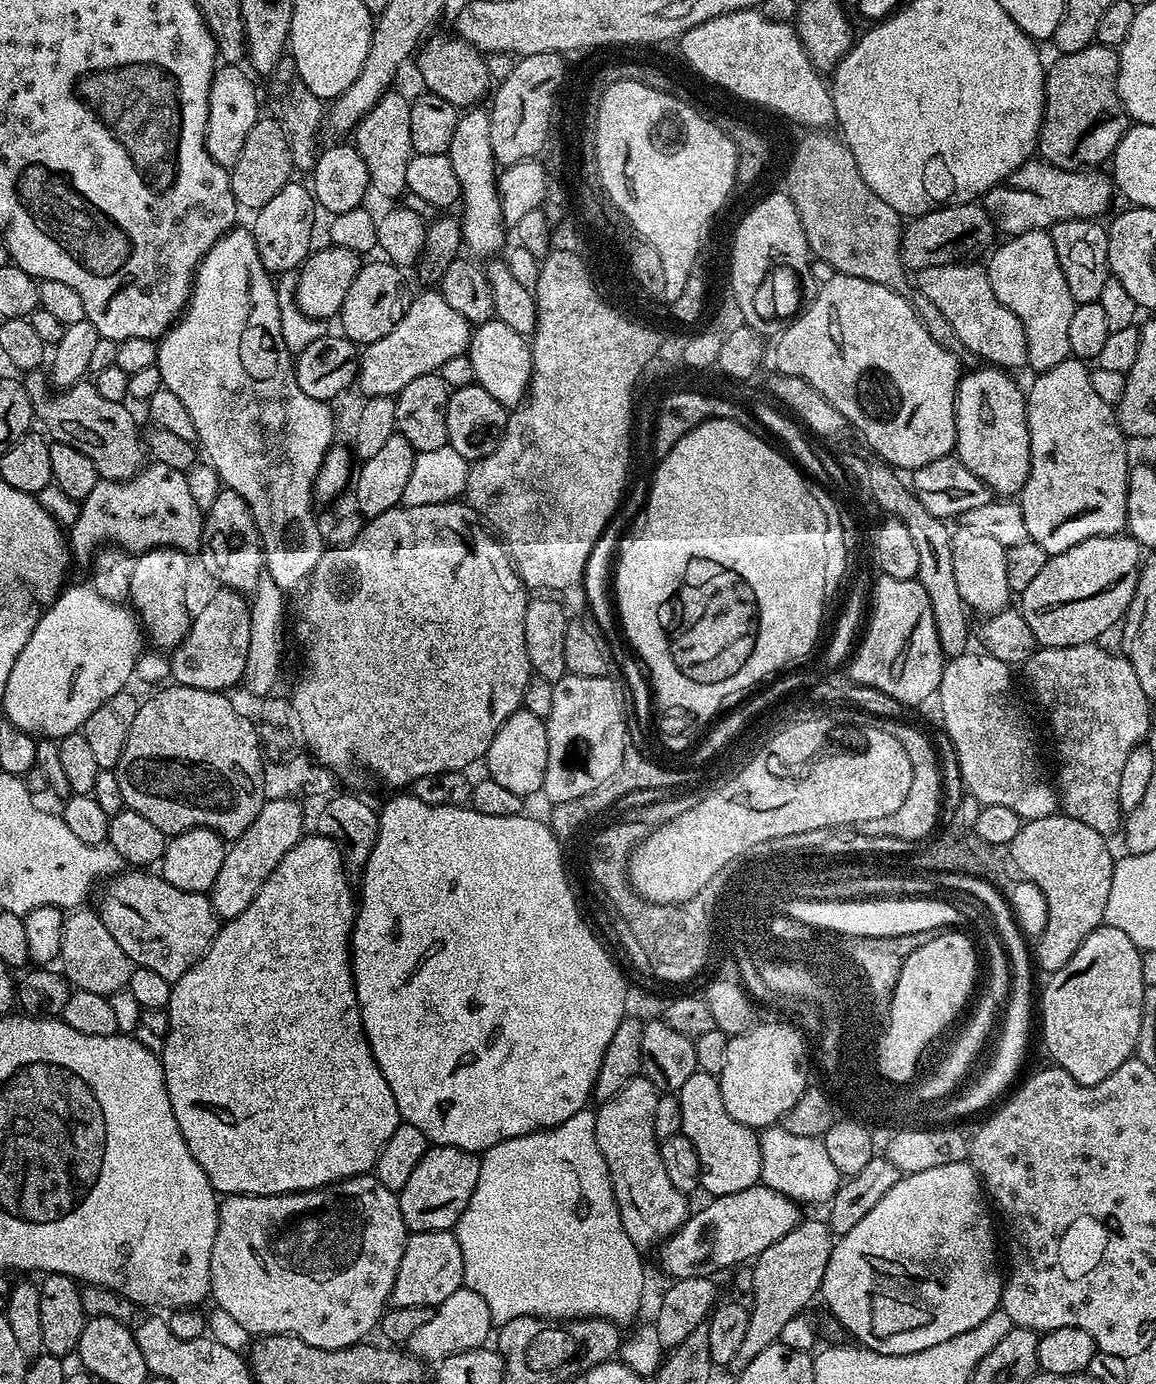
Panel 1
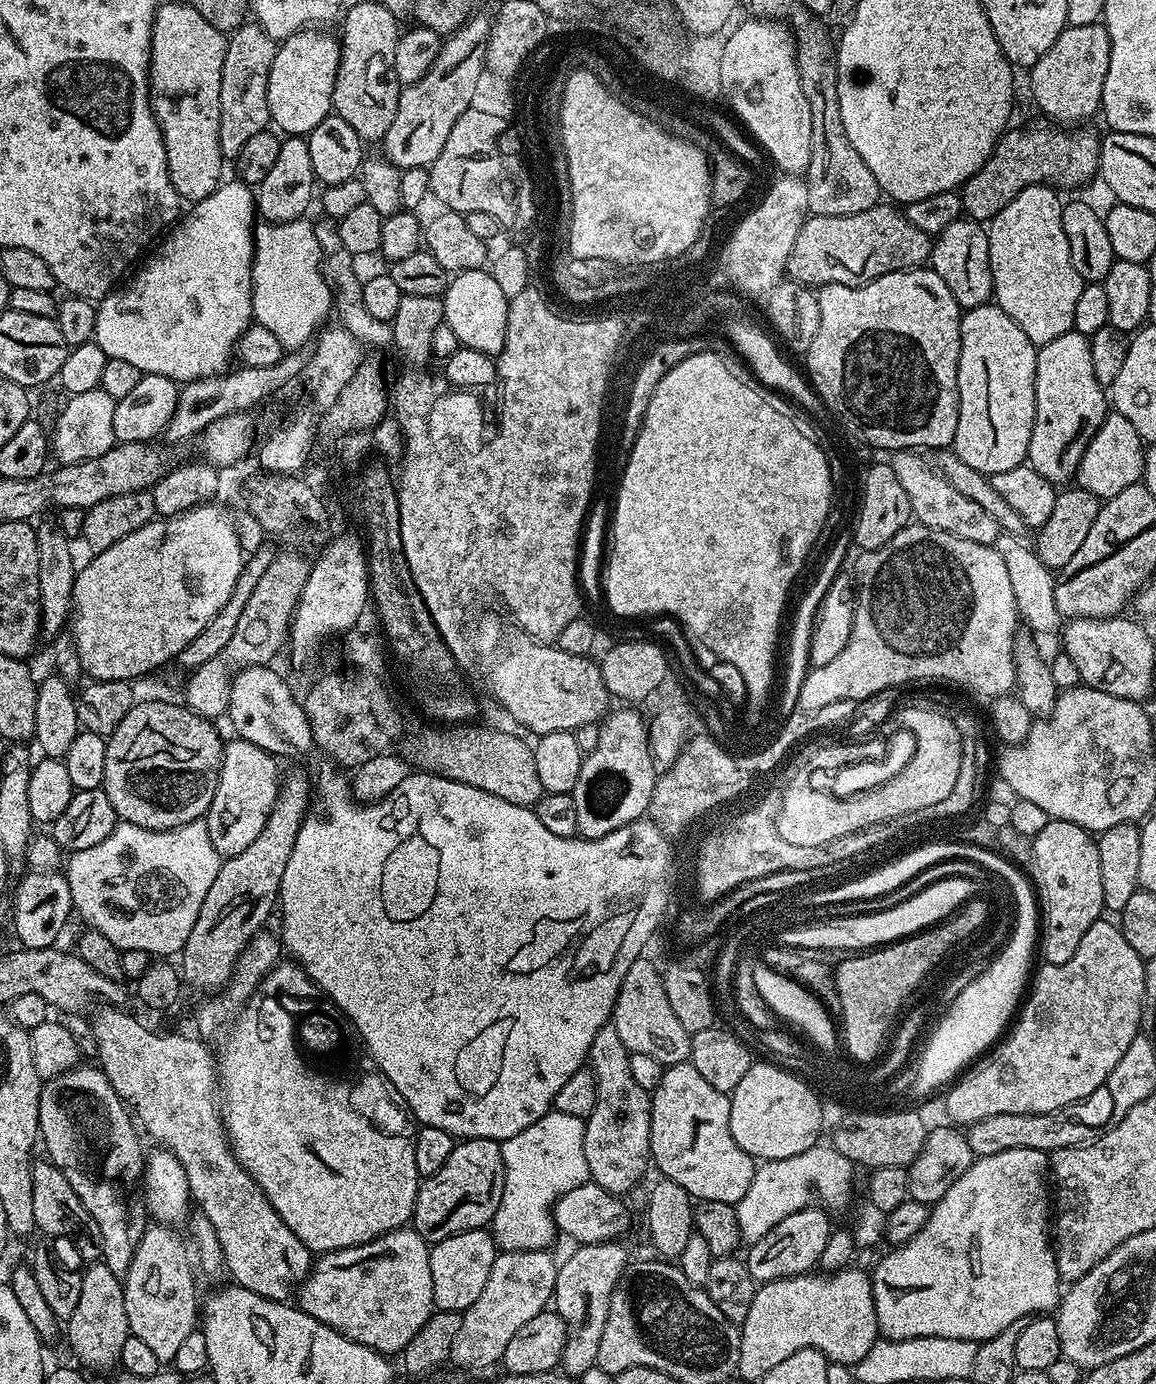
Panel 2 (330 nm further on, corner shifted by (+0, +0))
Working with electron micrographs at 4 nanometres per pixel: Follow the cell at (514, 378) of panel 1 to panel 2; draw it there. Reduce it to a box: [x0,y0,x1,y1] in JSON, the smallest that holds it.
[442,268,510,358]

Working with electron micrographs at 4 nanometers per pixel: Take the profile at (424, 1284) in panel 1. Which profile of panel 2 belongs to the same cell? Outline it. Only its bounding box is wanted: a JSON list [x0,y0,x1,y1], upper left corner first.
[430,1228,498,1312]

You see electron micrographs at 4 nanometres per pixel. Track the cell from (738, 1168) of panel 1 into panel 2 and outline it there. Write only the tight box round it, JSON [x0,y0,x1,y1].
[650,1062,758,1205]

